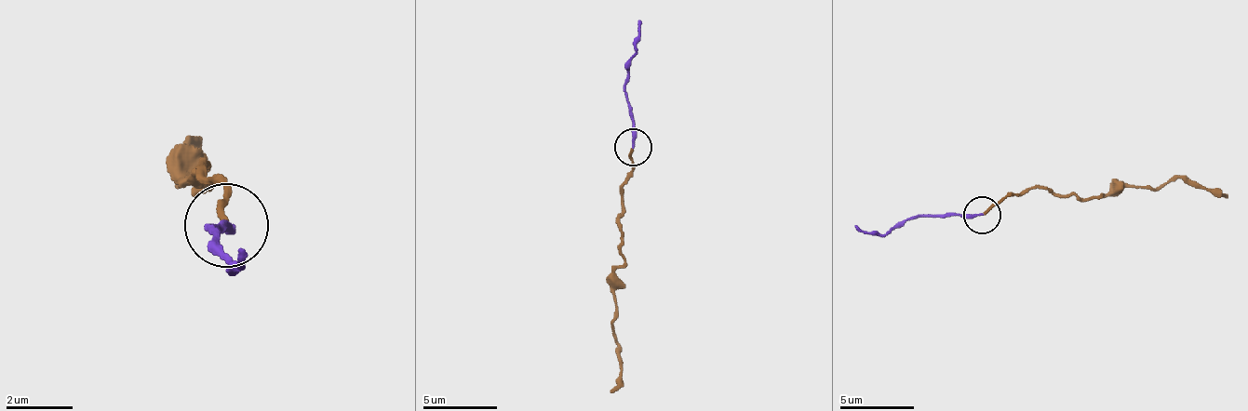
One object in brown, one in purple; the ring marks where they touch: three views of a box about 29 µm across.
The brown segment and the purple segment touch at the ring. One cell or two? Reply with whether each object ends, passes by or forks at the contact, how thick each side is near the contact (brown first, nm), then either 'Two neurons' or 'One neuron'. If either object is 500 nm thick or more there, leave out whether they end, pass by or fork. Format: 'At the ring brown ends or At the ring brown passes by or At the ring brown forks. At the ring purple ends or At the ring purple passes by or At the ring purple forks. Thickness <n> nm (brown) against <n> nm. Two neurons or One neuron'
At the ring brown ends. At the ring purple ends. Thickness 180 nm (brown) against 200 nm. Two neurons

